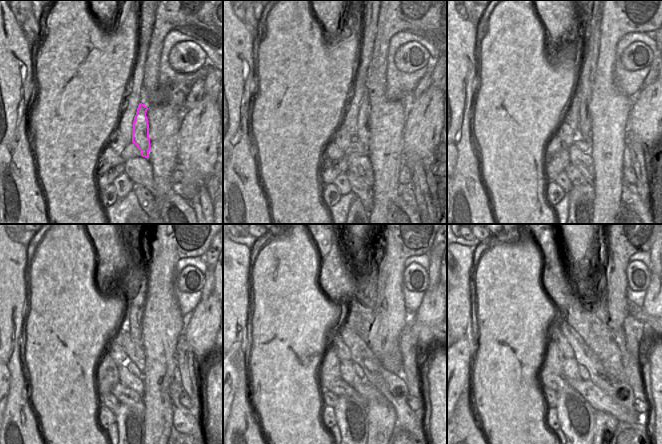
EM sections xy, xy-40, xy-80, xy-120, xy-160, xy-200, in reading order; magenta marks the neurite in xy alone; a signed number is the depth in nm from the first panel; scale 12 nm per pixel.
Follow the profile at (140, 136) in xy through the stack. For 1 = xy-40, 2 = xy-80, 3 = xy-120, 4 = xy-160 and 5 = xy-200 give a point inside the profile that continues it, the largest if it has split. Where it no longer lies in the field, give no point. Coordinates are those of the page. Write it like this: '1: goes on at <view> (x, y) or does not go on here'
1: goes on at xy-40 (363, 121)
2: goes on at xy-80 (583, 91)
3: goes on at xy-120 (136, 283)
4: goes on at xy-160 (362, 305)
5: goes on at xy-200 (579, 313)

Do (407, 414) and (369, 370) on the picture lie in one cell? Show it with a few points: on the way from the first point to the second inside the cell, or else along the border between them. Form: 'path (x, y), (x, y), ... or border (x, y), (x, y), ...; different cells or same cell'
path (399, 403), (397, 397), (380, 380); same cell

